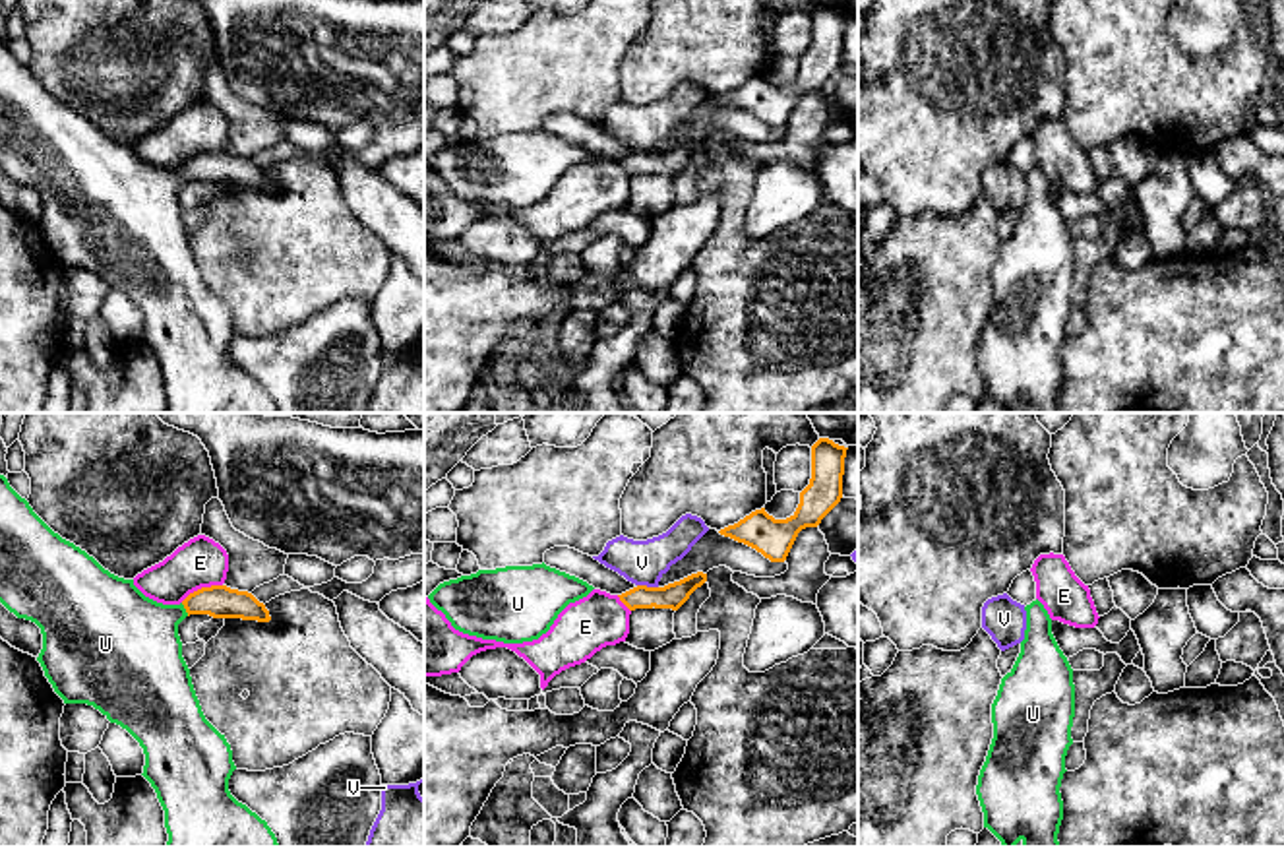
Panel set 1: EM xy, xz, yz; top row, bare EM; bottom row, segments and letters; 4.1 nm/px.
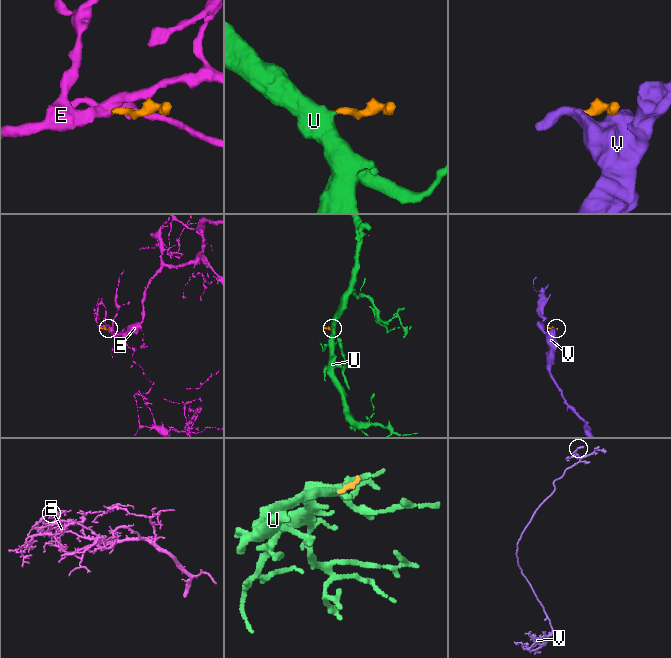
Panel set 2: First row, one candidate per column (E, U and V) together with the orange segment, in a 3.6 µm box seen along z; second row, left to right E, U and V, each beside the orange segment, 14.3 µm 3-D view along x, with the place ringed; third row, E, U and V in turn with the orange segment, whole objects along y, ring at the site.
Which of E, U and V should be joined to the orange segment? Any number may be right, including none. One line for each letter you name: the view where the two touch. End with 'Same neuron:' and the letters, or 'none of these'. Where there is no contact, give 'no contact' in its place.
U: meets orange in xy
Same neuron: U

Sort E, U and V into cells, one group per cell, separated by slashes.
E / U / V

